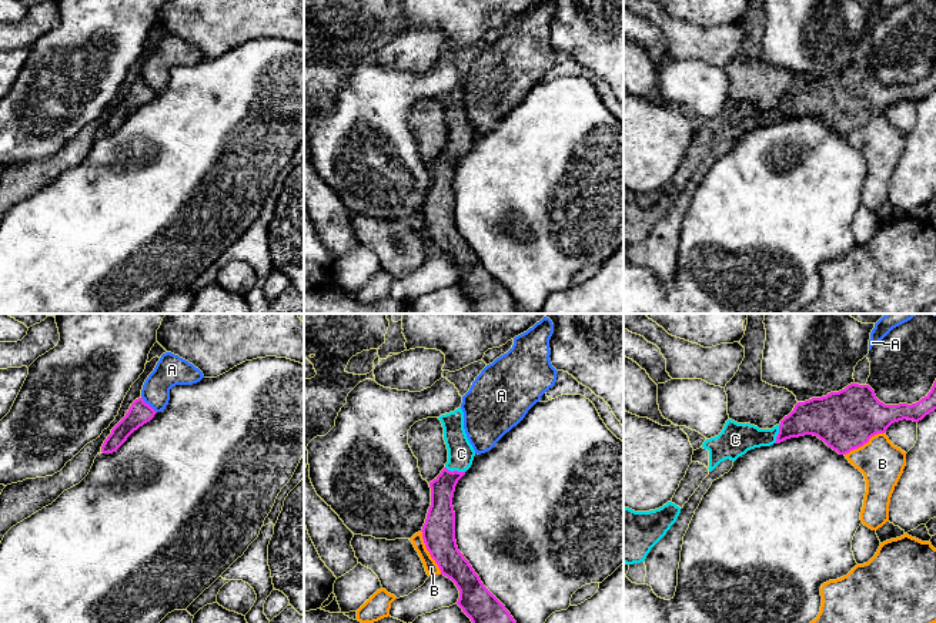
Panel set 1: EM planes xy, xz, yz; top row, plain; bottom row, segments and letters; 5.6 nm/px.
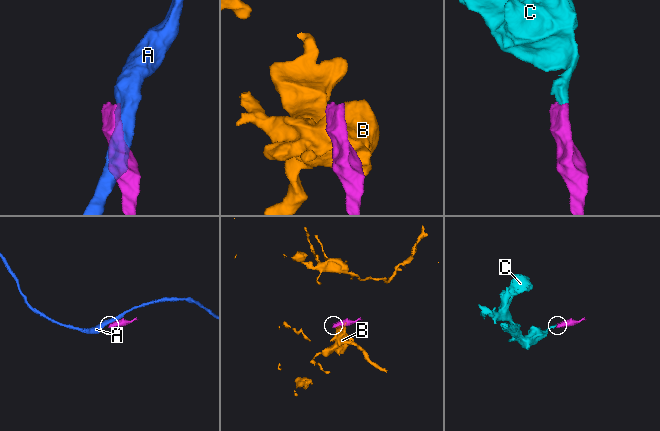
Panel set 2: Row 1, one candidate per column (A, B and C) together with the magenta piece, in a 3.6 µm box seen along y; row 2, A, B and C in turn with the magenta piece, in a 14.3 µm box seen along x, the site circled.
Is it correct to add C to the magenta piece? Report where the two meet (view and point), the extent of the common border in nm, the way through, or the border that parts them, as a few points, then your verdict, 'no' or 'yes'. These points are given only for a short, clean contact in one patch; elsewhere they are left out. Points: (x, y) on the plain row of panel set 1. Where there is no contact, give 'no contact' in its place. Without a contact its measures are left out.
meets magenta in xz at (455, 151); contact 120 nm long; runs through xz (441, 193), (441, 171), (455, 151), (461, 134); yes

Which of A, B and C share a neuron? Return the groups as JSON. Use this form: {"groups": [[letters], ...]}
{"groups": [["A"], ["B"], ["C"]]}

